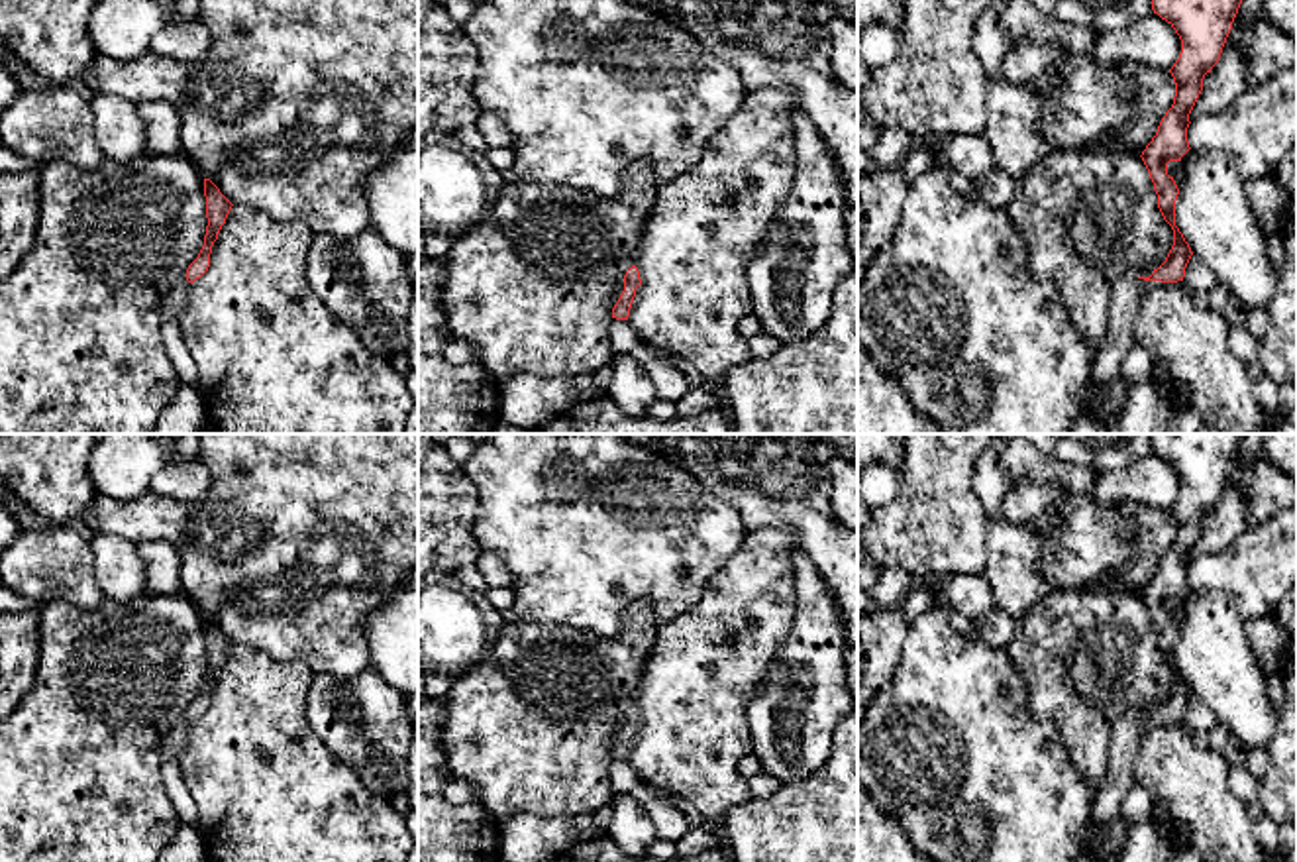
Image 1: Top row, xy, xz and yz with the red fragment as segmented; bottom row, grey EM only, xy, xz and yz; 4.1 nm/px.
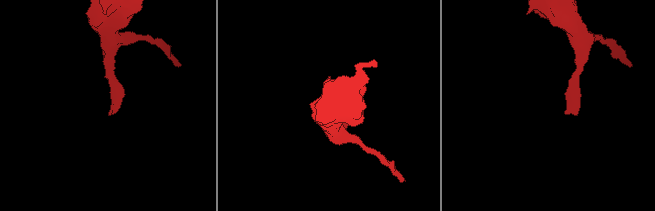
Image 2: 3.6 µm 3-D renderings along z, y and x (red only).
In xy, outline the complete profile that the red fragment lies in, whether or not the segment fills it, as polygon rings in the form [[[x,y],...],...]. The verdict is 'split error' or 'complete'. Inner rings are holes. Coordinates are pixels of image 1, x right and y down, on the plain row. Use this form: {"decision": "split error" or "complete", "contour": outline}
{"decision": "split error", "contour": [[[204,619],[204,636],[206,636],[206,675],[204,685],[198,697],[188,705],[186,717],[175,723],[163,736],[161,750],[181,768],[181,760],[188,750],[188,728],[200,719],[210,707],[212,685],[218,679],[222,666],[232,650],[232,642],[220,632],[220,628]]]}

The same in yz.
{"decision": "split error", "contour": [[[1150,434],[1152,450],[1166,459],[1181,479],[1179,499],[1169,509],[1175,522],[1171,548],[1162,558],[1156,575],[1142,591],[1142,601],[1158,634],[1158,648],[1173,670],[1173,685],[1166,701],[1150,717],[1122,715],[1113,725],[1107,778],[1095,793],[1091,815],[1099,825],[1111,825],[1122,813],[1122,801],[1134,780],[1140,736],[1148,721],[1177,723],[1193,695],[1175,666],[1179,628],[1167,615],[1169,601],[1181,601],[1191,589],[1187,581],[1189,554],[1203,530],[1203,518],[1219,503],[1244,434]]]}

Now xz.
{"decision": "split error", "contour": [[[620,697],[618,707],[624,713],[624,730],[622,730],[618,742],[612,748],[612,758],[628,760],[630,748],[632,748],[632,742],[634,742],[634,736],[636,736],[636,728],[642,725],[642,719],[640,719],[640,711],[634,705],[632,697]]]}

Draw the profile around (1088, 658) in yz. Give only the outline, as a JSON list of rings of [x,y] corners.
[[[1056,591],[1020,619],[1007,652],[1026,683],[1030,713],[1060,727],[1073,764],[1095,793],[1107,778],[1113,725],[1122,715],[1150,717],[1173,685],[1173,670],[1158,648],[1140,595]]]

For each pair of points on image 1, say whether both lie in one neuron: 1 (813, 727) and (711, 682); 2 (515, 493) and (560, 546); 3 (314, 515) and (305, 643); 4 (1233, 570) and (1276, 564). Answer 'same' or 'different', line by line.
1: different
2: same
3: same
4: same

